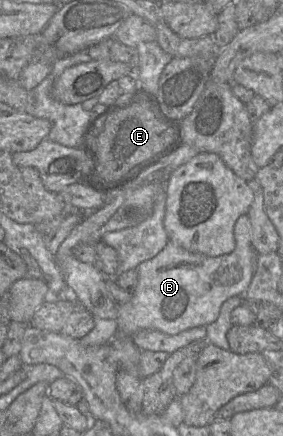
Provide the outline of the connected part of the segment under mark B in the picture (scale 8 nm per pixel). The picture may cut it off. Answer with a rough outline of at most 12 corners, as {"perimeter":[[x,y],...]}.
{"perimeter":[[241,215],[235,249],[169,240],[119,305],[110,361],[136,372],[141,330],[175,335],[243,296],[258,256]]}

